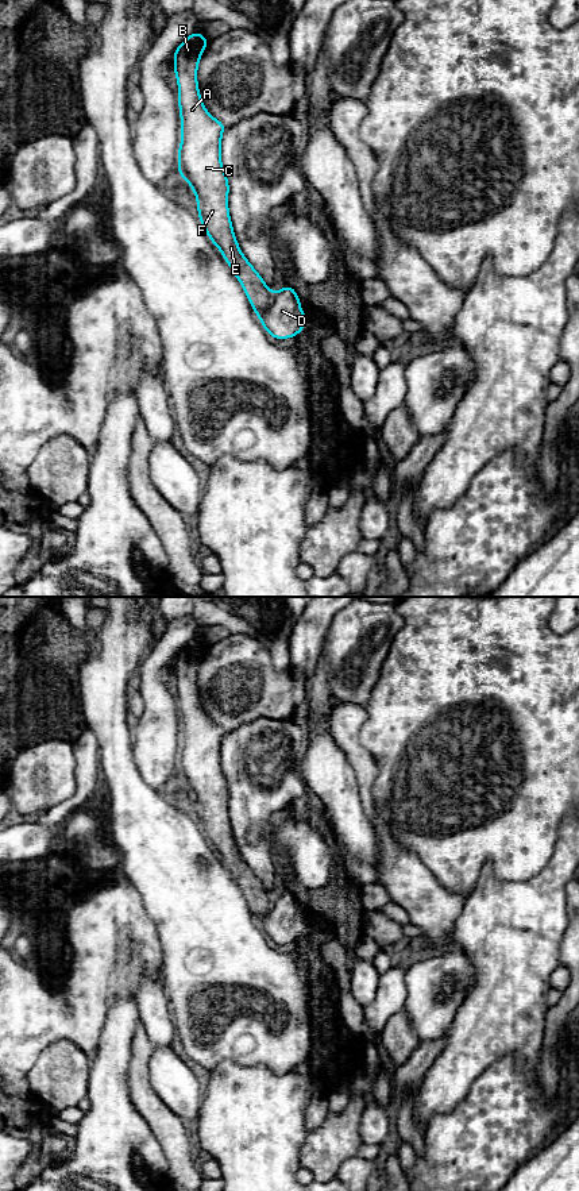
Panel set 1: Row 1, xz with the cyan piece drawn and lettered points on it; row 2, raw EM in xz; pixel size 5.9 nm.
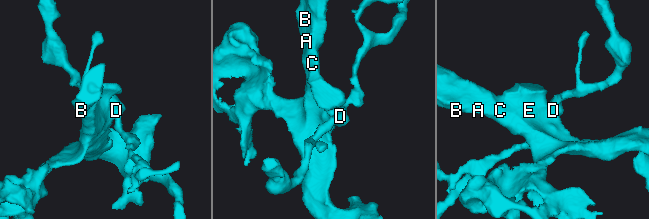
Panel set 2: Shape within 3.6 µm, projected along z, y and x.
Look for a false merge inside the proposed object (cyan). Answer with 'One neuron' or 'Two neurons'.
Two neurons

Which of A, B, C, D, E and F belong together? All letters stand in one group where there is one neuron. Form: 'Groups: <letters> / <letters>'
Groups: A B C E F / D

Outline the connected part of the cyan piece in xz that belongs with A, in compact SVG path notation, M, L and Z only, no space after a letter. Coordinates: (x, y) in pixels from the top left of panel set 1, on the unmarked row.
M194 636L174 656L181 721L178 779L193 794L206 840L220 855L259 922L271 909L273 895L243 860L232 833L228 782L221 770L225 731L204 712L197 687L198 666L208 647Z

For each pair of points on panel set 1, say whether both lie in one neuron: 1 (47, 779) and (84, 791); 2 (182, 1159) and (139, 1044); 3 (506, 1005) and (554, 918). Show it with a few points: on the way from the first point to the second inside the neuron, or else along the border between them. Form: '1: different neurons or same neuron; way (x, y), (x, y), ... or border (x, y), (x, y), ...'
1: different neurons; border (74, 756), (74, 791), (68, 798), (49, 808)
2: same neuron; way (170, 1130), (142, 1095), (139, 1072)
3: same neuron; way (512, 983), (513, 959), (532, 940)

